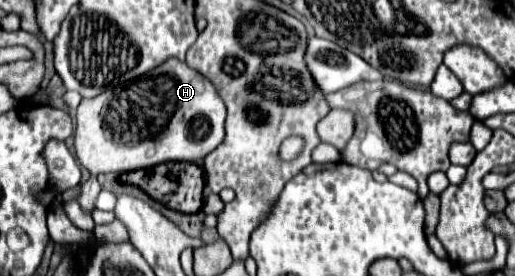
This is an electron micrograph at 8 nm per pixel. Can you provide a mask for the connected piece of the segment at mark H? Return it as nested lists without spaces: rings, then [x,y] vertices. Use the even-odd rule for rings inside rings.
[[[167,60],[153,68],[145,76],[131,80],[125,86],[111,88],[99,96],[83,98],[77,108],[75,126],[75,152],[77,160],[95,176],[101,172],[131,172],[151,168],[161,162],[191,162],[201,164],[203,158],[213,152],[225,138],[225,104],[217,96],[217,90],[201,74],[193,72],[185,62]]]

